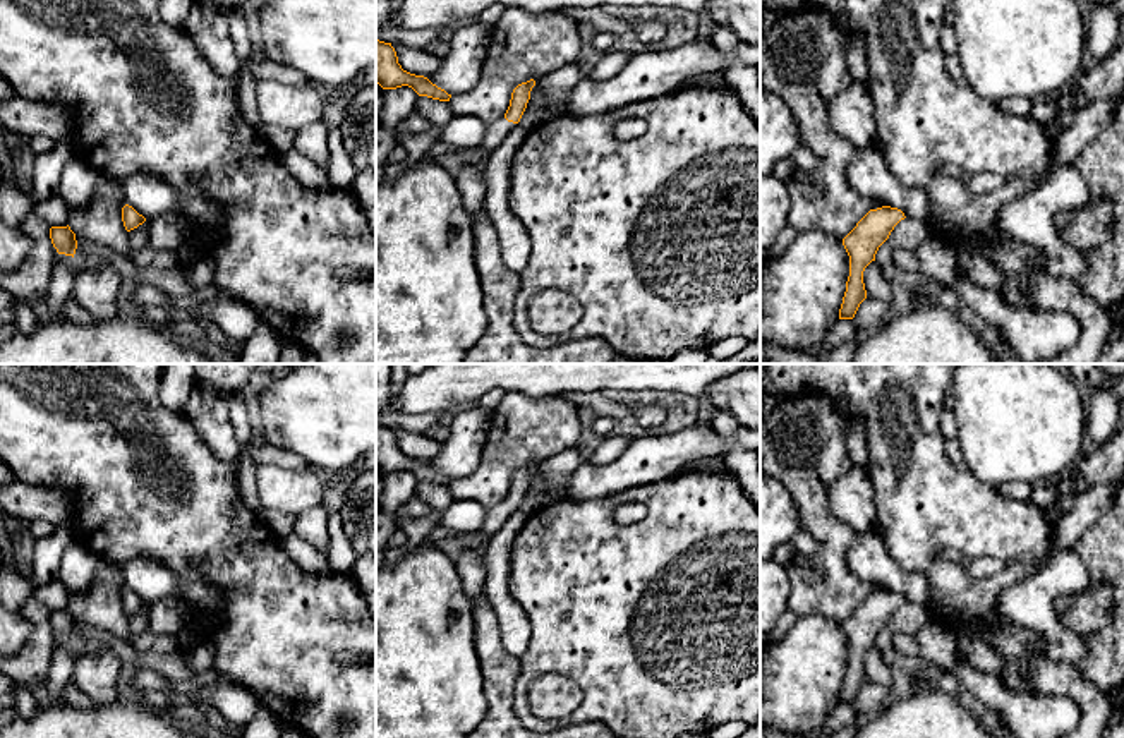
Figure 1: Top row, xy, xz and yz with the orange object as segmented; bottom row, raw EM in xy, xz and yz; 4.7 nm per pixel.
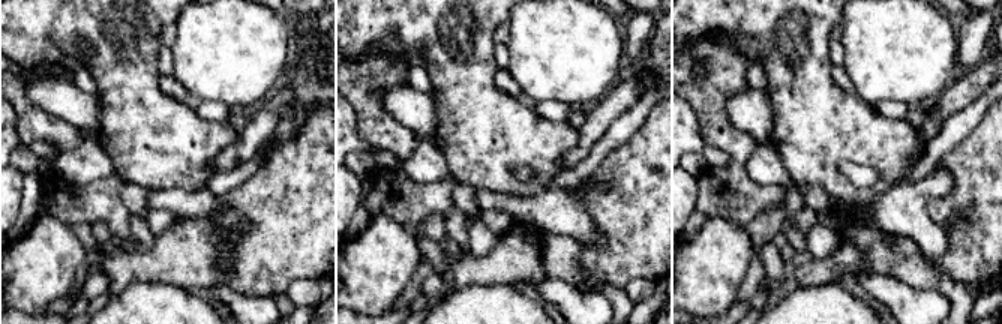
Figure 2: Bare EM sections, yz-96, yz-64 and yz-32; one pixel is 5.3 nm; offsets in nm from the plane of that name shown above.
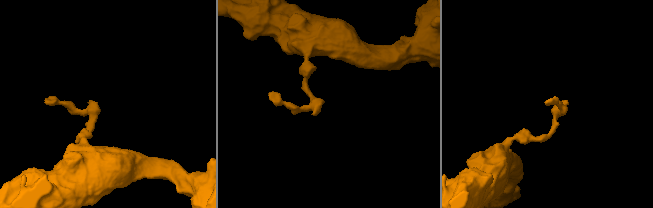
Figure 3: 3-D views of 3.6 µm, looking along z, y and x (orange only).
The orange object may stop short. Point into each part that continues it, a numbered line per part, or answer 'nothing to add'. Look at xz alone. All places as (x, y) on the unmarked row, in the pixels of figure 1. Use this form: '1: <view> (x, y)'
1: xz (495, 517)

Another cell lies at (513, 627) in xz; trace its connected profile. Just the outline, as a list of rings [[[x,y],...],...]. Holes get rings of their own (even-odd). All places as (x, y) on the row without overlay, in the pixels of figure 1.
[[[537,463],[520,506],[515,508],[498,534],[486,544],[484,592],[498,616],[503,647],[517,659],[529,649],[530,623],[508,589],[510,549],[527,518],[549,503],[553,503],[549,498],[549,481],[542,472],[542,463]]]

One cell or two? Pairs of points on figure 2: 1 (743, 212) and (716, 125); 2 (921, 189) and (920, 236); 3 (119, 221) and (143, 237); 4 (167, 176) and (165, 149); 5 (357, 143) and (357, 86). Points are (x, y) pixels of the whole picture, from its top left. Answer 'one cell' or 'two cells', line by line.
1: one cell
2: one cell
3: two cells
4: one cell
5: two cells

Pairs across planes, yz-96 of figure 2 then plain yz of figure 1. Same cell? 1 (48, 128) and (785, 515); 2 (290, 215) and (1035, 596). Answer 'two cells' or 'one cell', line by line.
1: two cells
2: two cells

